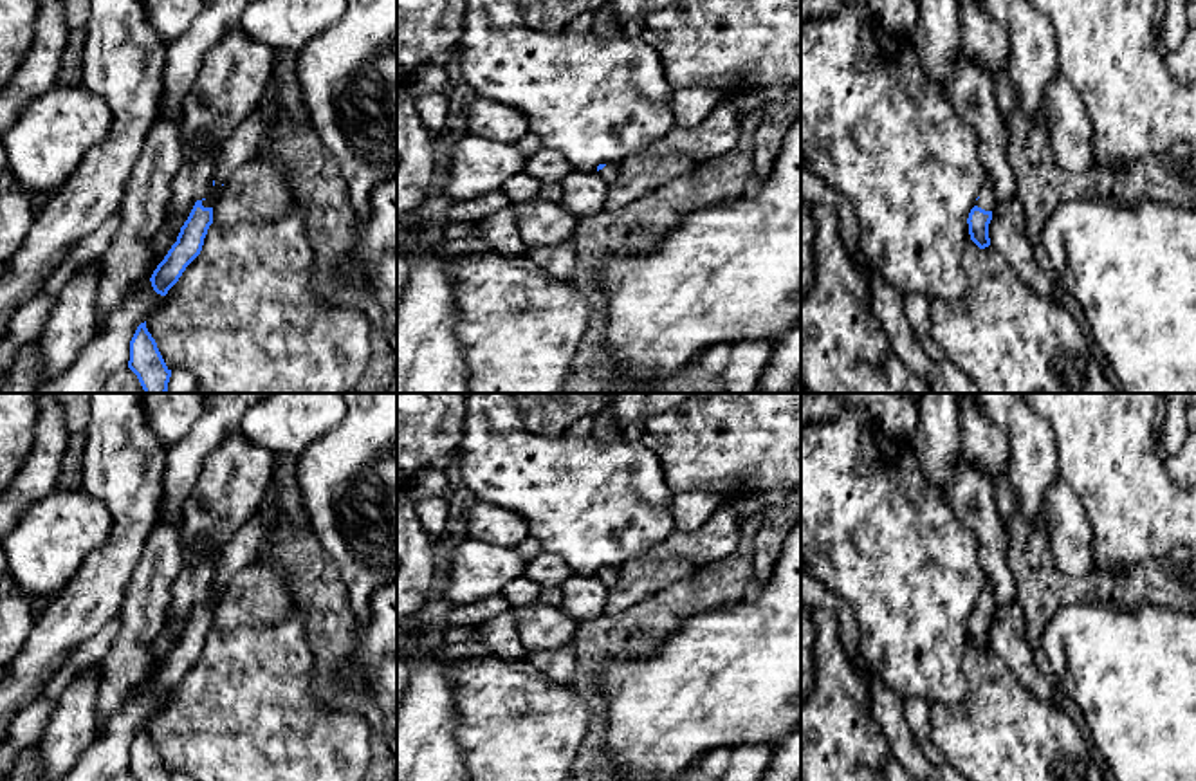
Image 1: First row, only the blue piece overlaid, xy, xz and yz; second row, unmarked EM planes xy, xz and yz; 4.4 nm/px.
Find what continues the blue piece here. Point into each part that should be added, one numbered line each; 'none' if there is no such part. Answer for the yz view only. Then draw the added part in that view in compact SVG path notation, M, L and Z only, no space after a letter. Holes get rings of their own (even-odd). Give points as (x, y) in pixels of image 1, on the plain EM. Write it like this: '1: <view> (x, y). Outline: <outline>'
1: yz (985, 605). Outline: M985 581L980 602L976 604L978 611L985 613L985 615L992 615L994 613L994 595L992 595L992 586L989 581Z

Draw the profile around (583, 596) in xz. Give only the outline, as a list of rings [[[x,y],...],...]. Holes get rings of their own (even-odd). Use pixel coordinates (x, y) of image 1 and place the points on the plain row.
[[[572,574],[559,588],[559,608],[575,620],[584,622],[604,613],[610,588],[597,575]]]

